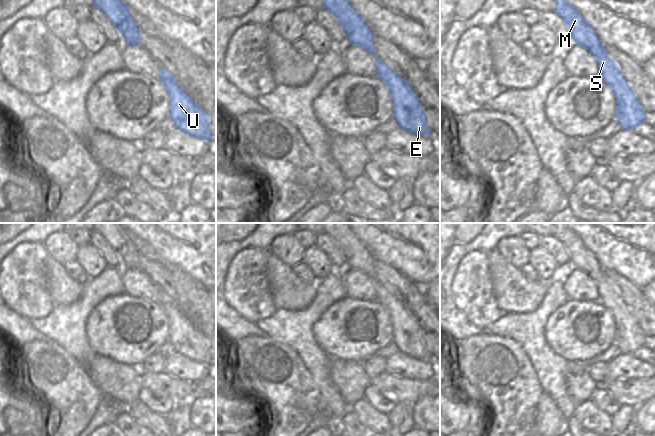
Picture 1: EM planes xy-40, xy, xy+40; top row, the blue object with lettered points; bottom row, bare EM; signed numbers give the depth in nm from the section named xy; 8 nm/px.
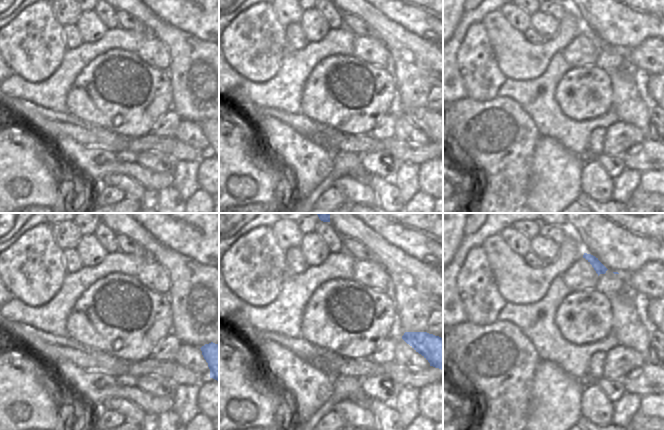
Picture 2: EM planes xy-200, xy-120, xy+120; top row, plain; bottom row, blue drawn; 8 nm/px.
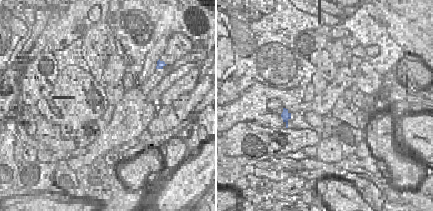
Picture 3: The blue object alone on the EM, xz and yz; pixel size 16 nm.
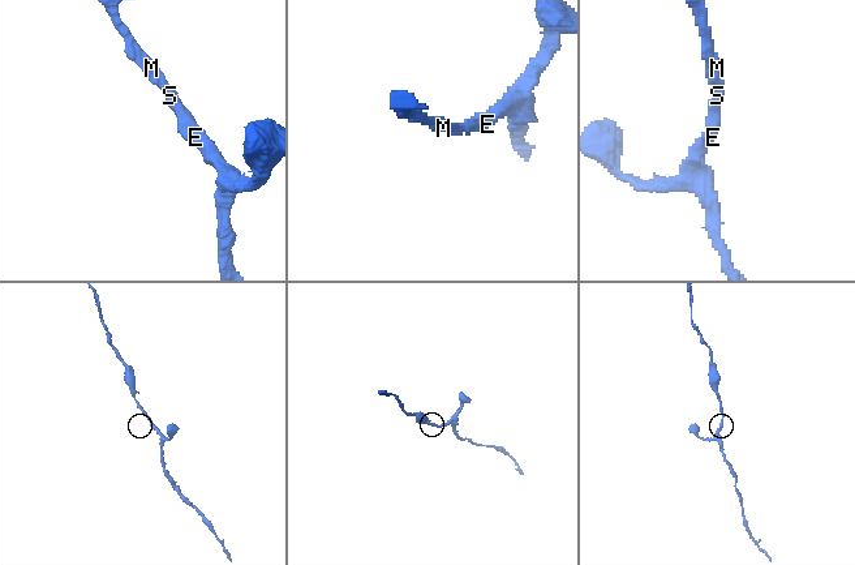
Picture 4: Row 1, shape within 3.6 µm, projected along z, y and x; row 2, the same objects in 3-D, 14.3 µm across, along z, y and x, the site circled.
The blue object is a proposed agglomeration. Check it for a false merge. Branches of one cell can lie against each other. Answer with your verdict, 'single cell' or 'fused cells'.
single cell

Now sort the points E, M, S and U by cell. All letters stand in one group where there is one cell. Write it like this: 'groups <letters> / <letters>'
groups E M S U

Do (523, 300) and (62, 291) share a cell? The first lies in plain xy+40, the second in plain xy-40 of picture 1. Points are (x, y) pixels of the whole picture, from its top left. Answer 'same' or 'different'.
same

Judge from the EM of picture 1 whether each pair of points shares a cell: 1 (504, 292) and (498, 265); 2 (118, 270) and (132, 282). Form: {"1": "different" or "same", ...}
{"1": "same", "2": "different"}

